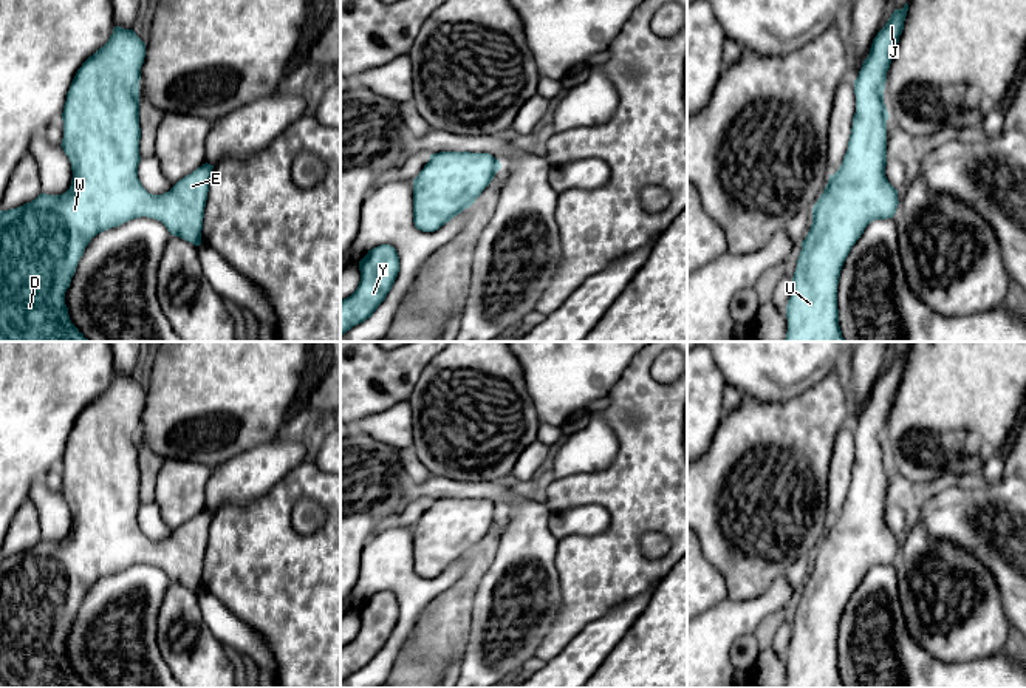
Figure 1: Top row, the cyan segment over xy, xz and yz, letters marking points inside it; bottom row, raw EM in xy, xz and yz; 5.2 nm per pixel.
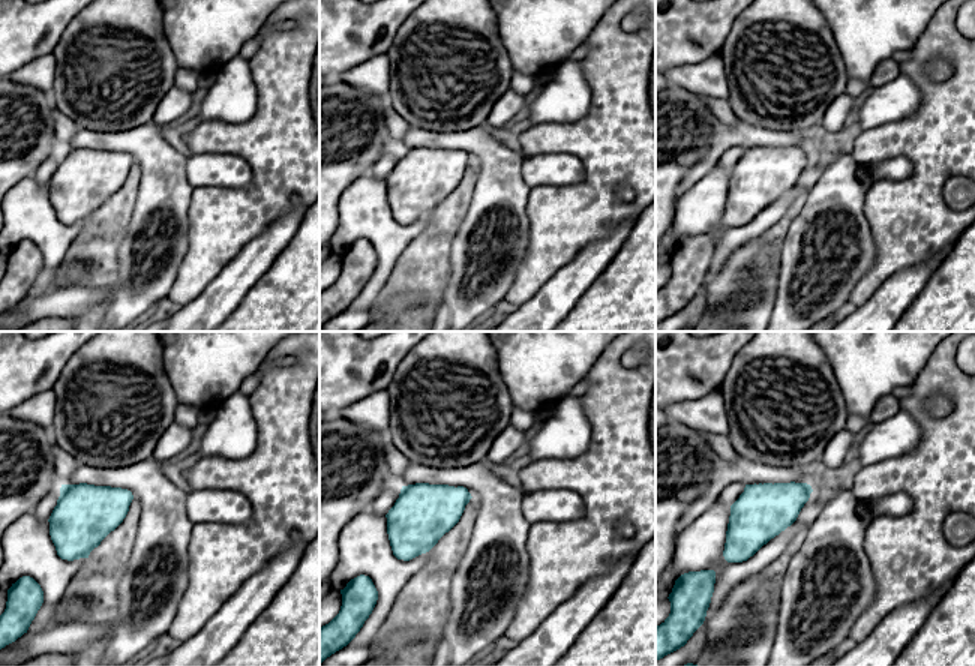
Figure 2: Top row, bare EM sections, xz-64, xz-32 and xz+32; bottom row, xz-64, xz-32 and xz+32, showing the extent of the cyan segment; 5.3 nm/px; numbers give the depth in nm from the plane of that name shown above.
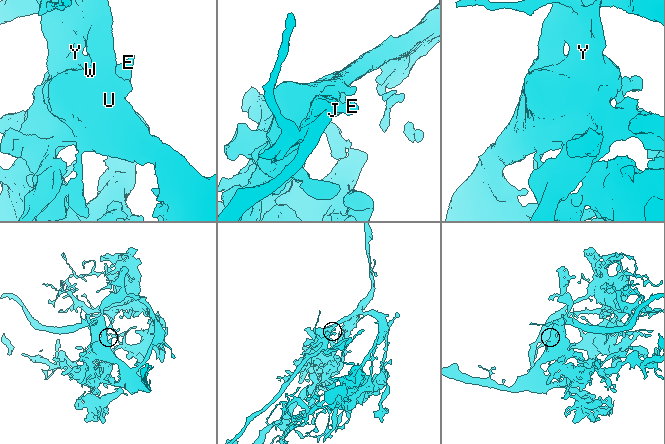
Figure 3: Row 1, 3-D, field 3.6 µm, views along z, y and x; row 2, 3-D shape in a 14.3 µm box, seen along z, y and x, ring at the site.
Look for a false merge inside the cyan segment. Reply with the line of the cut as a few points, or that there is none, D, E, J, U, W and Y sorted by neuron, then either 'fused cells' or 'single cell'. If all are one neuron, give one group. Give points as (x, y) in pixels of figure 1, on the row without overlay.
cut none; groups D E J U W Y; single cell

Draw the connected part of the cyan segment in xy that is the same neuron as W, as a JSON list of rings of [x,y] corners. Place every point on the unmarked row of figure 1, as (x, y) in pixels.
[[[115,373],[108,388],[77,416],[67,439],[60,492],[71,509],[70,535],[0,557],[0,688],[90,688],[71,669],[65,639],[85,594],[104,577],[147,563],[161,567],[170,581],[201,591],[214,512],[203,510],[162,541],[149,540],[138,524],[144,404],[145,390],[136,379]]]

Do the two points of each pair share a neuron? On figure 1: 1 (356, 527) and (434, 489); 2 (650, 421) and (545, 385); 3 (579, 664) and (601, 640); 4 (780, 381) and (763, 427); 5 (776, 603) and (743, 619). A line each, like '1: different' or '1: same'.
1: different
2: different
3: same
4: different
5: same

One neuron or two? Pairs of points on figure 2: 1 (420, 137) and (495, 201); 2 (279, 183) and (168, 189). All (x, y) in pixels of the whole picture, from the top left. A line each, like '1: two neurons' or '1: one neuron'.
1: one neuron
2: two neurons

